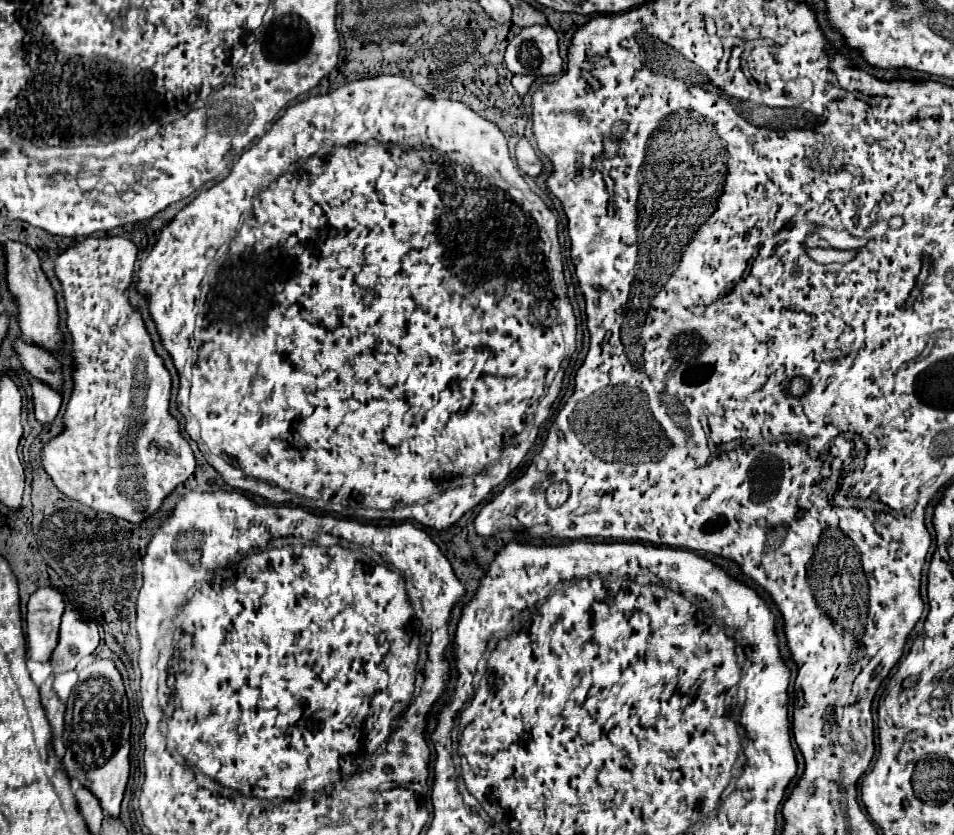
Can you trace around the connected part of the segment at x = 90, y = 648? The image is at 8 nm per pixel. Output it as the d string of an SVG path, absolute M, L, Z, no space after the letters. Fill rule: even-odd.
M66 610L60 626L60 640L52 654L50 666L54 672L74 670L76 664L98 648L98 626L84 622L76 610Z

